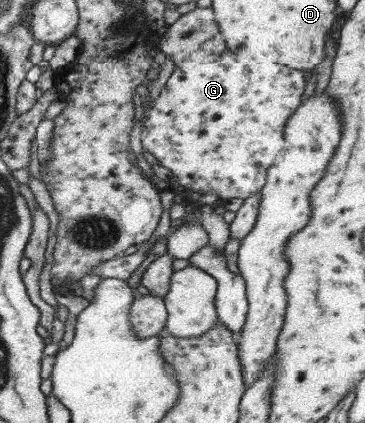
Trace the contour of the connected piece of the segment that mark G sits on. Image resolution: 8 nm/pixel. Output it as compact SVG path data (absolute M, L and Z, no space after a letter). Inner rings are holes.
M197 50L189 54L178 66L175 67L167 83L162 86L160 94L147 113L141 132L141 144L146 152L150 152L160 162L160 165L170 169L172 176L168 181L171 188L185 198L196 200L202 205L215 206L225 204L232 198L248 198L261 190L265 185L267 170L272 166L276 155L282 150L284 144L284 127L292 113L299 107L300 98L306 88L304 73L308 70L292 70L292 66L284 66L284 62L276 62L276 66L260 66L256 58L248 58L248 54L232 54L232 50L223 50L222 53L209 53L206 50Z

